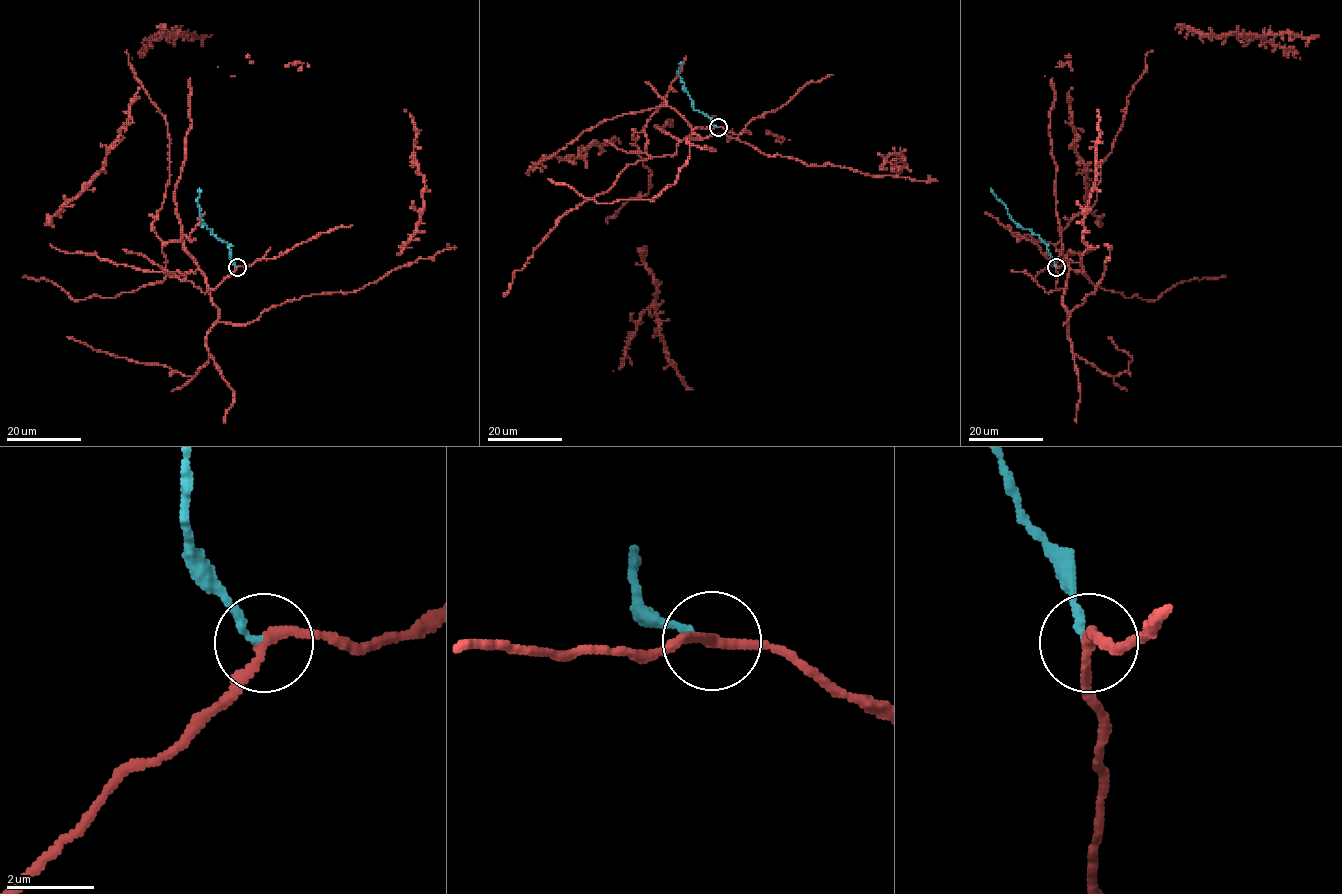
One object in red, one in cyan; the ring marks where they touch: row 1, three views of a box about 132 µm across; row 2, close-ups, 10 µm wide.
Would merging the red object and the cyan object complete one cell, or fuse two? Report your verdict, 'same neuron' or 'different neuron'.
different neuron

